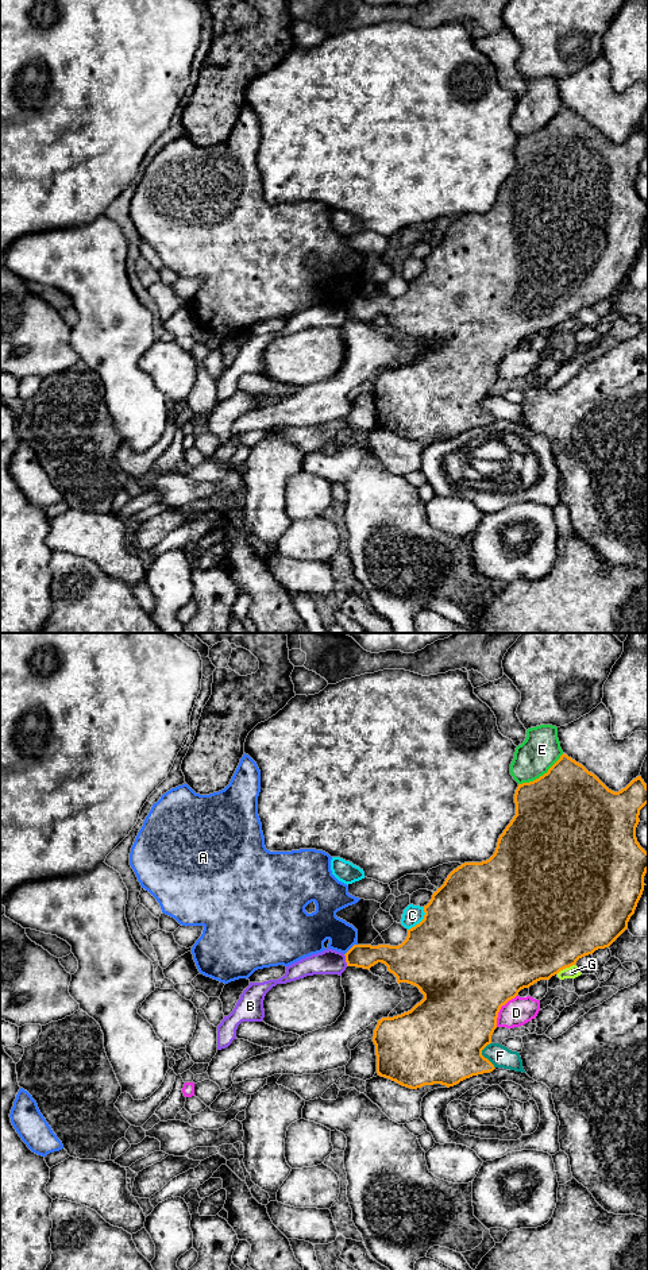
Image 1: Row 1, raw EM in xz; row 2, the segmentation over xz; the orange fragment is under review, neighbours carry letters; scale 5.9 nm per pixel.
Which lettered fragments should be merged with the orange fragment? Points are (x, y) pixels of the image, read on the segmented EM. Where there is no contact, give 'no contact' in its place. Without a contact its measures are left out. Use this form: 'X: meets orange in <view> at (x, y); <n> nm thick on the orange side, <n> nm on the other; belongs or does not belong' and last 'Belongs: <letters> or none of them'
A: meets orange in xz at (350, 949); 140 nm thick on the orange side, 190 nm on the other; does not belong
B: meets orange in xz at (346, 960); 140 nm thick on the orange side, 150 nm on the other; does not belong
C: meets orange in xz at (421, 921); 500 nm thick on the orange side, 120 nm on the other; does not belong
D: meets orange in xz at (500, 1008); 500 nm thick on the orange side, 170 nm on the other; does not belong
E: meets orange in xz at (543, 775); 500 nm thick on the orange side, 220 nm on the other; does not belong
F: meets orange in xz at (482, 1056); 480 nm thick on the orange side, 130 nm on the other; does not belong
G: meets orange in xz at (564, 968); 500 nm thick on the orange side, 70 nm on the other; does not belong
Belongs: none of them

